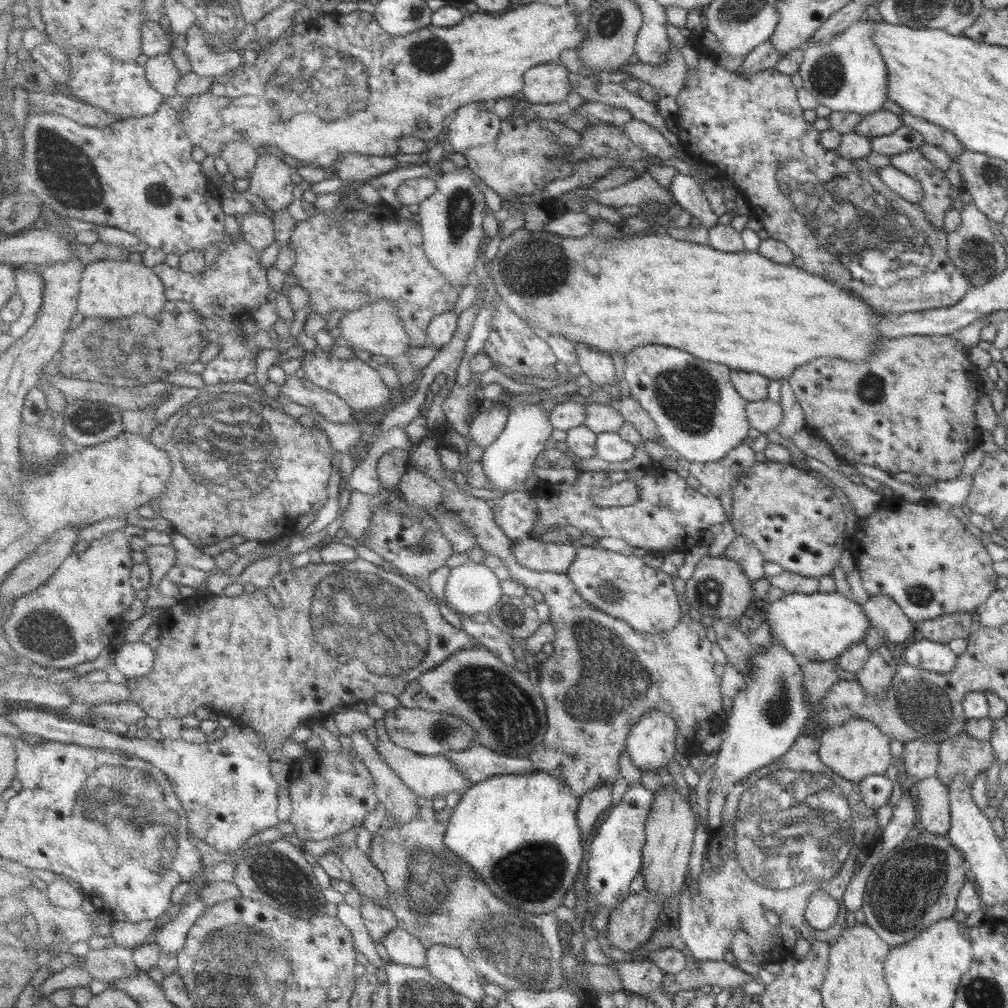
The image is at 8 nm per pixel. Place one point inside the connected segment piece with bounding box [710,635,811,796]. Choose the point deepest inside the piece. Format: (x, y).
(768, 717)

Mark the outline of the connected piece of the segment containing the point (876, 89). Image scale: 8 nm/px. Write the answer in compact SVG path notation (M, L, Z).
M858 19L830 42L815 43L809 39L803 44L803 61L798 69L803 87L832 113L850 112L864 116L881 110L886 102L886 65L870 38L872 30L873 26L868 21Z

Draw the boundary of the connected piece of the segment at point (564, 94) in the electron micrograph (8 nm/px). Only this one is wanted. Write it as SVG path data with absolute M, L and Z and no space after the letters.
M549 62L535 66L526 73L525 99L532 104L566 102L575 92L570 80L570 70L564 63Z

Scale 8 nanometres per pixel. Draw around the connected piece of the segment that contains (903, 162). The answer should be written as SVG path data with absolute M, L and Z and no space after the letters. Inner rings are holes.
M918 149L890 157L890 166L908 174L920 184L922 201L917 205L935 229L942 228L946 211L953 205L953 192L945 173L924 158Z

